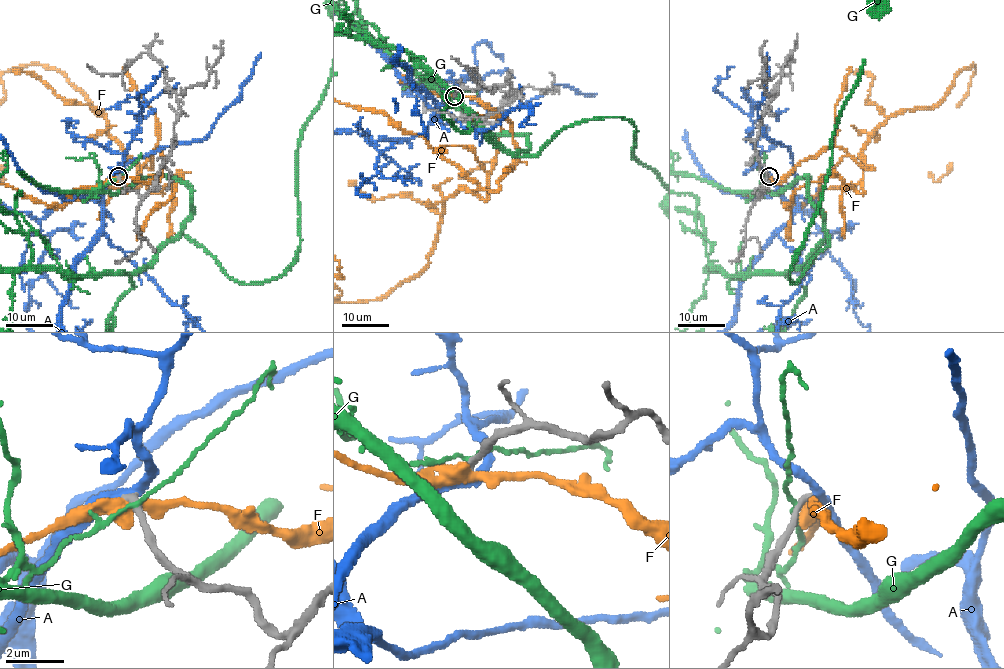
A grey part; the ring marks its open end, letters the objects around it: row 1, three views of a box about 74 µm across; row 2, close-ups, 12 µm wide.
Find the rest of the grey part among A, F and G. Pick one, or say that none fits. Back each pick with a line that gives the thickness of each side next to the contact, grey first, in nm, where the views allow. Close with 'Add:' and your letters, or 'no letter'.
A: Thickness 240 nm (grey) against 320 nm
Add: A

